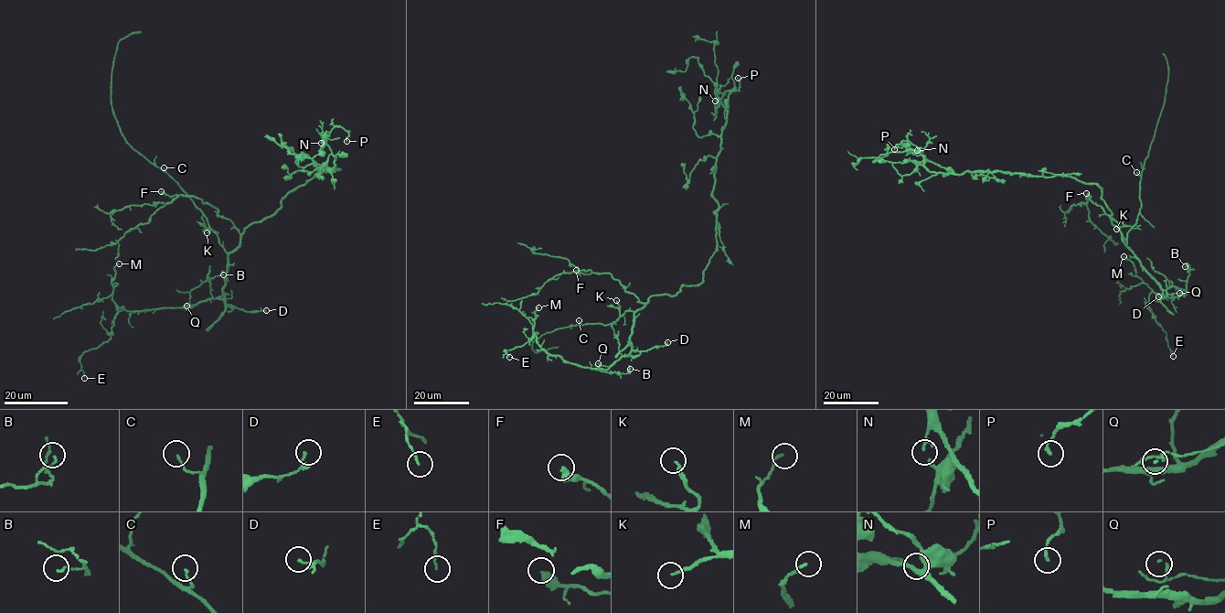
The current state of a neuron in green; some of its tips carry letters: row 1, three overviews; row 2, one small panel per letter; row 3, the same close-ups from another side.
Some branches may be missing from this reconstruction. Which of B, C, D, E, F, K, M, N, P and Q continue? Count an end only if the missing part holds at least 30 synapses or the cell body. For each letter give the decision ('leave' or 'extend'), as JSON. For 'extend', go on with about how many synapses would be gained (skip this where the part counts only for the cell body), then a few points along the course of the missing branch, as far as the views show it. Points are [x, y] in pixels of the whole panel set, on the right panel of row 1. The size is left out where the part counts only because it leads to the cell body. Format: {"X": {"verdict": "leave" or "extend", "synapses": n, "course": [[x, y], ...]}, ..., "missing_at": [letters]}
{"B": {"verdict": "leave"}, "C": {"verdict": "leave"}, "D": {"verdict": "leave"}, "E": {"verdict": "leave"}, "F": {"verdict": "leave"}, "K": {"verdict": "leave"}, "M": {"verdict": "leave"}, "N": {"verdict": "leave"}, "P": {"verdict": "leave"}, "Q": {"verdict": "leave"}, "missing_at": []}

